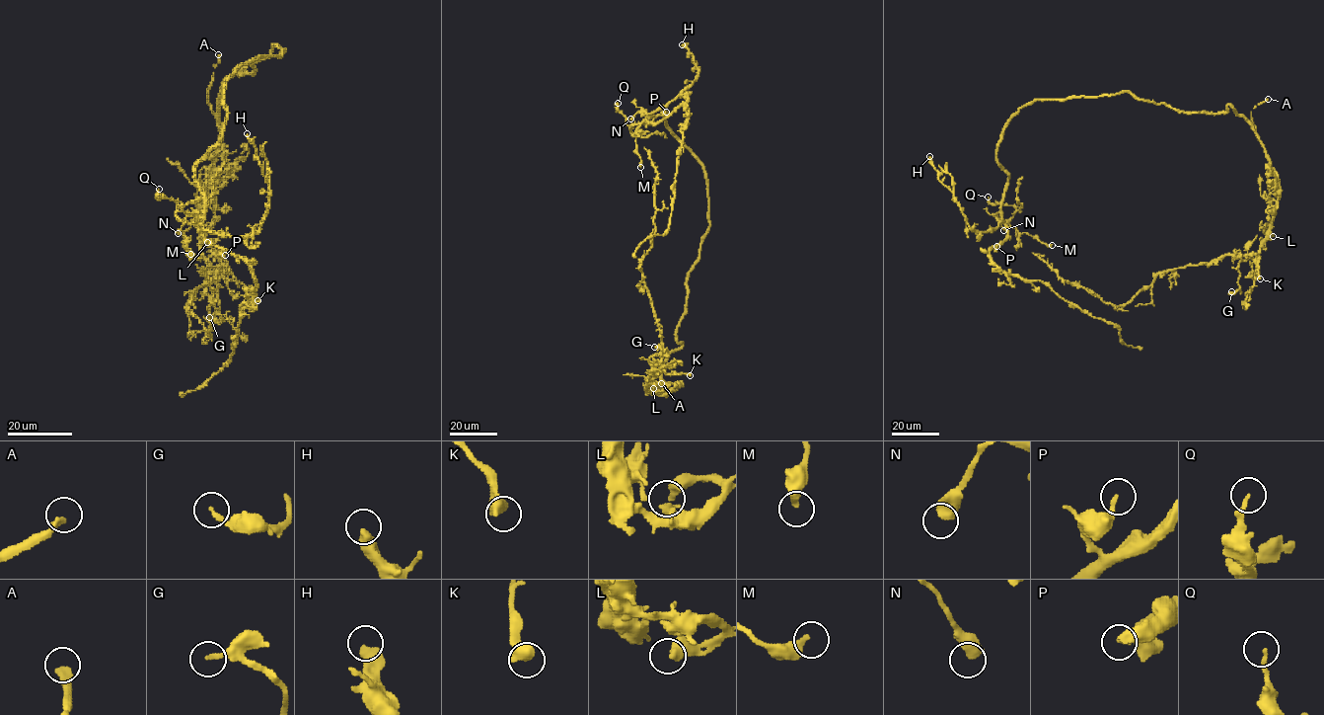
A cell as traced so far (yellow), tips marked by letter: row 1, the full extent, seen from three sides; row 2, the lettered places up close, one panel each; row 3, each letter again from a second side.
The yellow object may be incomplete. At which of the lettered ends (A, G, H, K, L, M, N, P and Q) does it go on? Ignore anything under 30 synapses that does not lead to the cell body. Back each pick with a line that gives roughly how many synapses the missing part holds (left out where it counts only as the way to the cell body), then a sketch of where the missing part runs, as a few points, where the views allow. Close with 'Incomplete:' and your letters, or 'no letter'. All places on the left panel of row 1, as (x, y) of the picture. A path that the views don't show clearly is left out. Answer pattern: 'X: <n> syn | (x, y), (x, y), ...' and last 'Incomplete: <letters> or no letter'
A: (218, 54), (214, 49), (223, 40), (221, 22), (231, 22), (229, 18)
Incomplete: A

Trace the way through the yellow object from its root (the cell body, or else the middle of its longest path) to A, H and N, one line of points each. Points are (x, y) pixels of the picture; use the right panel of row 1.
A: (1148, 102), (1165, 103), (1187, 112), (1224, 113), (1230, 105), (1251, 125), (1260, 141), (1251, 112), (1268, 99)
H: (1148, 102), (1121, 91), (1023, 105), (1001, 133), (1007, 187), (1001, 220), (985, 232), (970, 227), (929, 156)
N: (1148, 102), (1121, 91), (1023, 105), (996, 150), (1008, 175), (1001, 219), (996, 217), (1003, 230)

